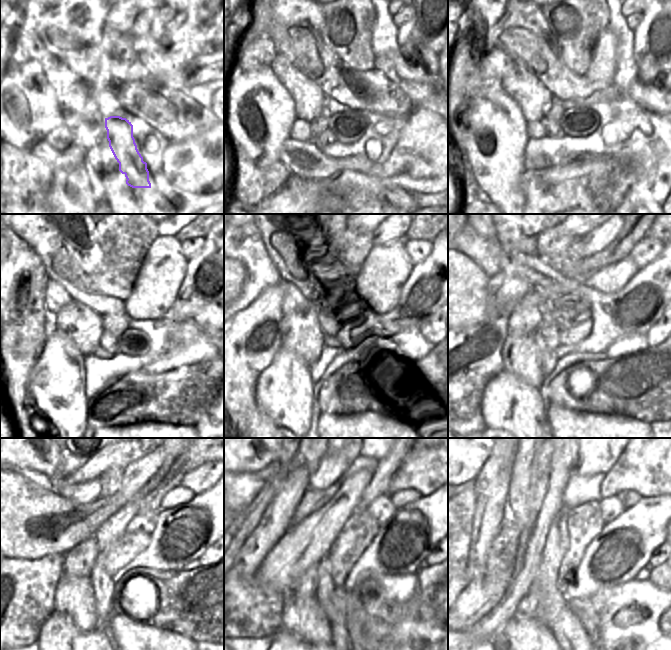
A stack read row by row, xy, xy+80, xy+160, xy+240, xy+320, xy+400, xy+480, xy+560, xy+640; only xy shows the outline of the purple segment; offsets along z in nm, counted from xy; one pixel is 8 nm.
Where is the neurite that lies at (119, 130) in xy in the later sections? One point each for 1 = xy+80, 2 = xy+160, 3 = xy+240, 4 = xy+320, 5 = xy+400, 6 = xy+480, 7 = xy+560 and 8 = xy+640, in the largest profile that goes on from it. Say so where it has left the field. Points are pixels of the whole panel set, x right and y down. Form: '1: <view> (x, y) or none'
1: xy+80 (348, 126)
2: xy+160 (577, 122)
3: xy+240 (132, 342)
4: xy+320 (354, 341)
5: xy+400 (576, 333)
6: xy+480 (127, 546)
7: xy+560 (359, 531)
8: xy+640 (584, 522)

